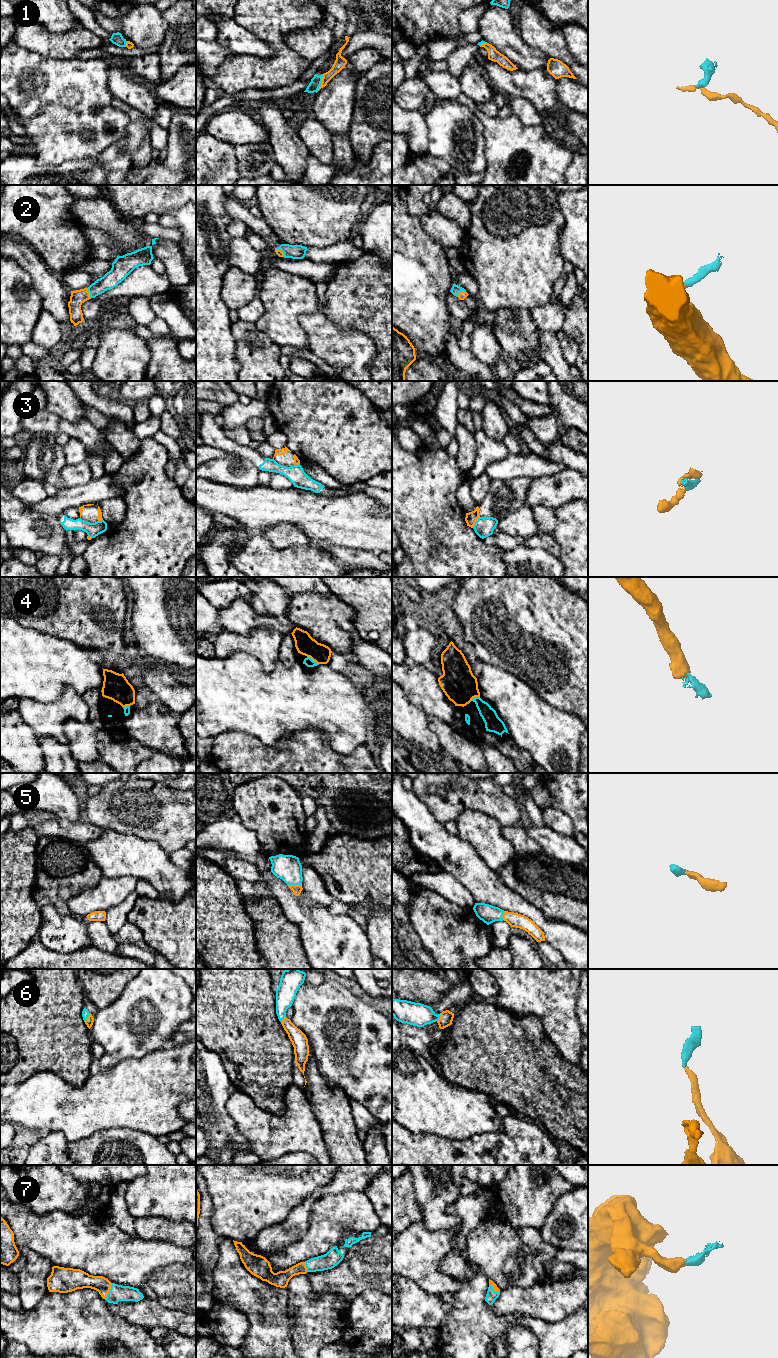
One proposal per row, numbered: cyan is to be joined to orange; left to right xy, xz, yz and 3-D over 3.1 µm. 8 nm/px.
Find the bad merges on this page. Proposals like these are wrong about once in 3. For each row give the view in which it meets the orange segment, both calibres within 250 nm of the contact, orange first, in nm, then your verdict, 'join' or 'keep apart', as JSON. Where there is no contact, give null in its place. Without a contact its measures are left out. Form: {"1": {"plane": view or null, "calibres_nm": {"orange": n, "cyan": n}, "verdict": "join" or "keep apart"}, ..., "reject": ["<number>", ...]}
{"1": {"plane": "xz", "calibres_nm": {"orange": 90, "cyan": 90}, "verdict": "keep apart"}, "2": {"plane": "yz", "calibres_nm": {"orange": 70, "cyan": 70}, "verdict": "join"}, "3": {"plane": "yz", "calibres_nm": {"orange": 90, "cyan": 160}, "verdict": "keep apart"}, "4": {"plane": "xz", "calibres_nm": {"orange": 160, "cyan": 70}, "verdict": "join"}, "5": {"plane": "xz", "calibres_nm": {"orange": 70, "cyan": 200}, "verdict": "join"}, "6": {"plane": "xy", "calibres_nm": {"orange": 70, "cyan": 60}, "verdict": "join"}, "7": {"plane": "xy", "calibres_nm": {"orange": 140, "cyan": 130}, "verdict": "join"}, "reject": ["1", "3"]}

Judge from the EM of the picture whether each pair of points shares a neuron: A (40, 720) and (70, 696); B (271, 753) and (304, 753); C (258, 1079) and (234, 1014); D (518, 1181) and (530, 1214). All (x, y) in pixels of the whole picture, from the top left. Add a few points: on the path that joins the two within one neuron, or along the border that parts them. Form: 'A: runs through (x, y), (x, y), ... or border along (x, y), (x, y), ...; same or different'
A: runs through (47, 719), (63, 703); same
B: runs through (279, 753), (296, 753); same
C: runs through (258, 1063), (258, 1055), (244, 1030); same
D: runs through (526, 1189), (528, 1206); same

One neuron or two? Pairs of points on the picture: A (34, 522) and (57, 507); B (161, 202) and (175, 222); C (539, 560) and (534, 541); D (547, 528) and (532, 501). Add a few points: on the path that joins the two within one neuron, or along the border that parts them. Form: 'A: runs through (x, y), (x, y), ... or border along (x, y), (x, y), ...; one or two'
A: border along (26, 505), (38, 512), (55, 513), (57, 515); two
B: border along (185, 204), (176, 209), (166, 210), (160, 215); two
C: border along (523, 543), (528, 547), (541, 547), (558, 557); two
D: border along (533, 507), (542, 505), (554, 509); two

